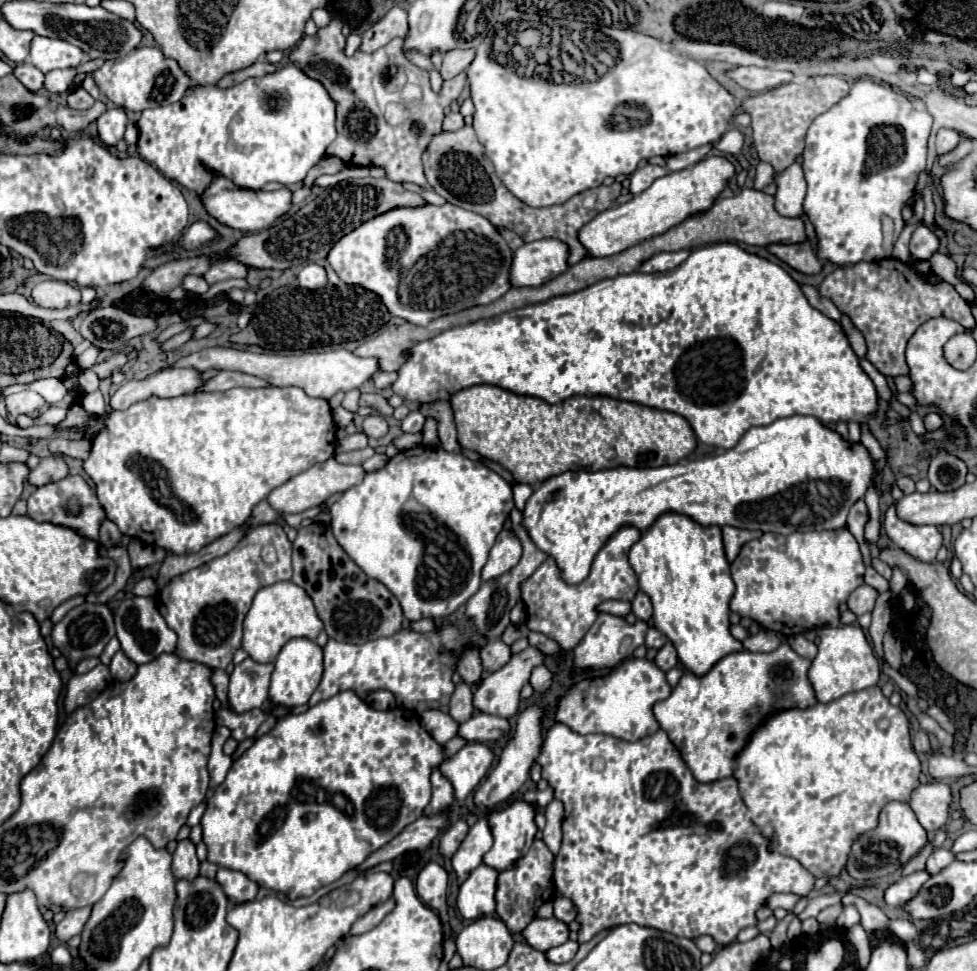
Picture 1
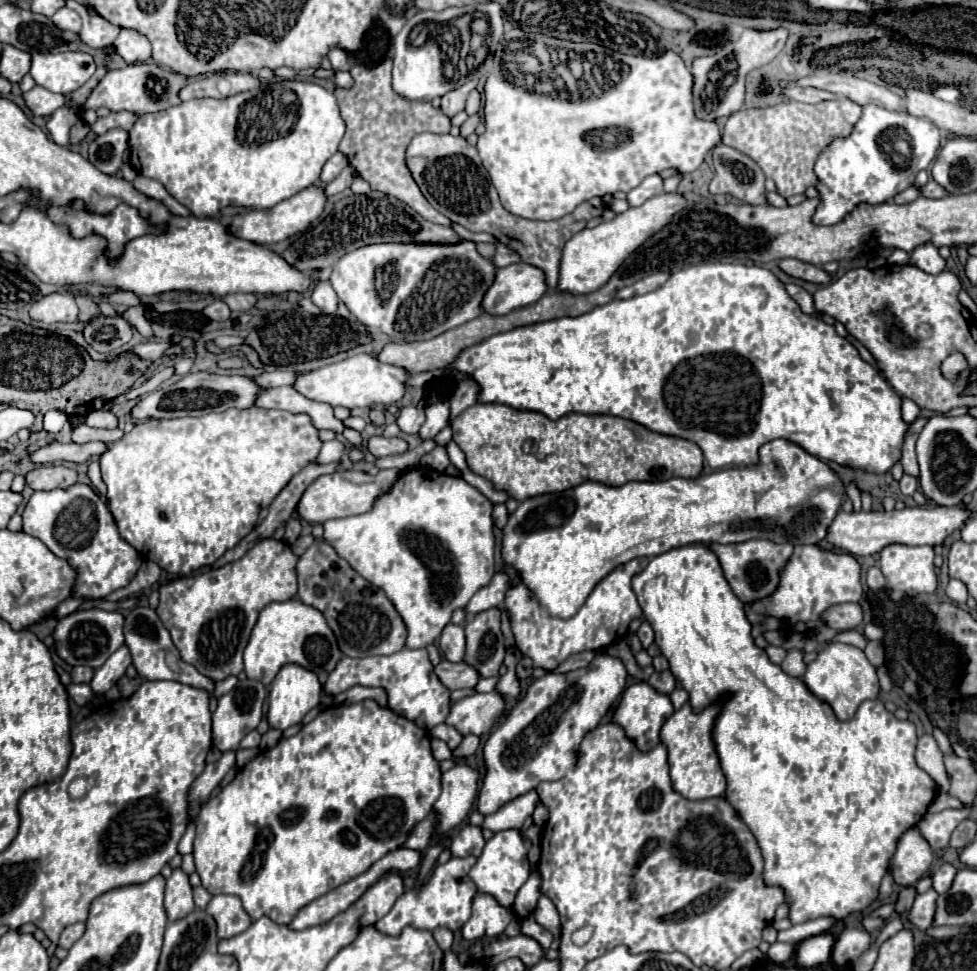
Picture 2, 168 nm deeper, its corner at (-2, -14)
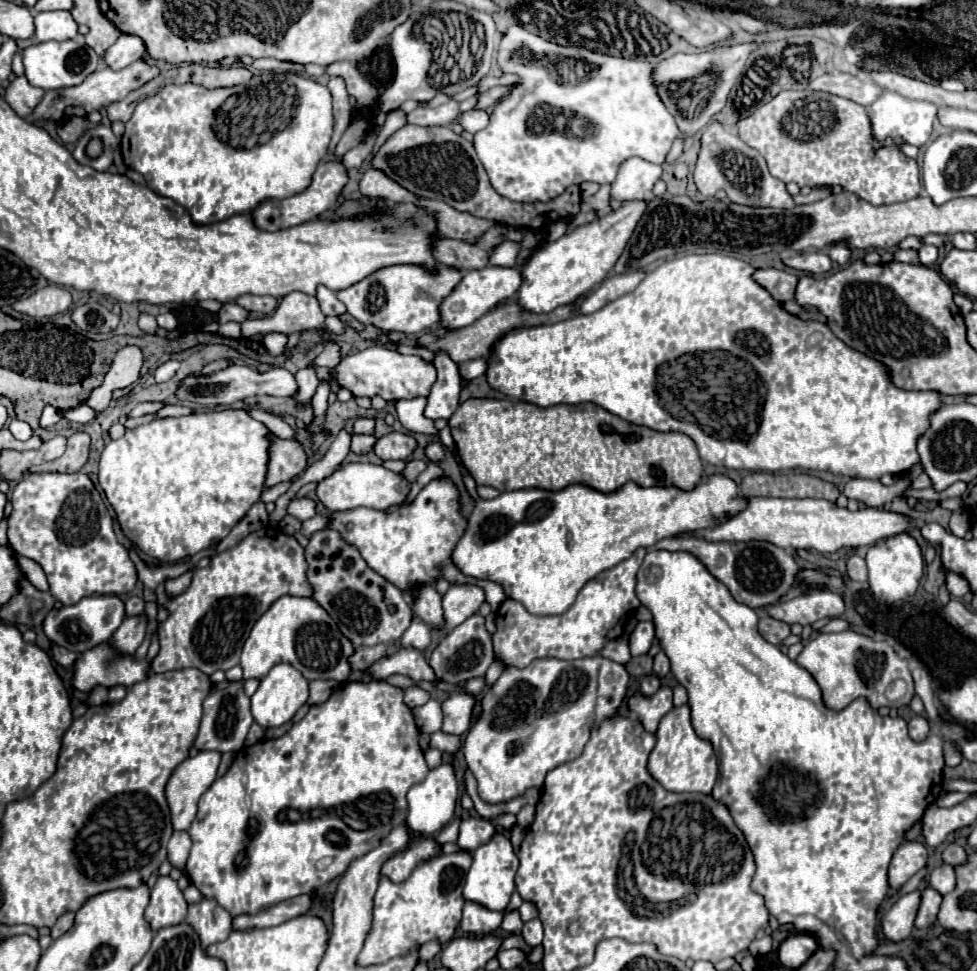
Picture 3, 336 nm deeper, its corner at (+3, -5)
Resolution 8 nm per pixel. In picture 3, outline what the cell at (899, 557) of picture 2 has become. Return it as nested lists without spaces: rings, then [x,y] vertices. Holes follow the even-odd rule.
[[[897,534],[887,540],[873,544],[865,556],[869,570],[871,592],[885,600],[905,600],[919,588],[919,582],[925,572],[925,558],[917,540],[909,534]]]

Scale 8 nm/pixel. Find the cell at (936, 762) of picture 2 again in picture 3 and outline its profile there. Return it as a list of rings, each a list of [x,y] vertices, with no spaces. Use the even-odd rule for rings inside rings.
[[[915,716],[909,720],[909,736],[915,740],[915,742],[921,742],[929,736],[929,722],[927,718],[923,716]]]

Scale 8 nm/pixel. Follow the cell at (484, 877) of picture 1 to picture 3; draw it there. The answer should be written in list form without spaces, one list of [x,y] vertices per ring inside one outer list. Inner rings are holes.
[[[465,902],[463,908],[463,918],[461,918],[461,930],[465,934],[475,934],[475,936],[485,936],[491,934],[499,928],[503,920],[503,912],[489,910],[477,902]]]

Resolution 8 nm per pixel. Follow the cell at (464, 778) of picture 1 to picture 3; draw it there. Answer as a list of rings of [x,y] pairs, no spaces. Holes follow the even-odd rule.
[[[441,764],[439,768],[433,768],[421,784],[411,786],[411,790],[407,792],[407,800],[409,800],[407,822],[409,822],[409,828],[413,832],[419,832],[419,834],[439,832],[453,818],[457,798],[459,798],[459,780],[455,776],[453,766],[451,764]]]

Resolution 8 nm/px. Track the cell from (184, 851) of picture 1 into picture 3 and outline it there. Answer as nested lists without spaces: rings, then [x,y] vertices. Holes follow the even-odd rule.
[[[159,876],[155,888],[151,890],[151,902],[145,910],[145,918],[151,930],[157,932],[165,926],[173,926],[185,920],[187,902],[177,882],[171,876]]]

